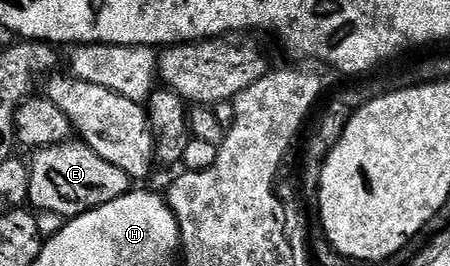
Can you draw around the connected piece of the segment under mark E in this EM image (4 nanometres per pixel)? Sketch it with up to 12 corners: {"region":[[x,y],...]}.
{"region":[[82,141],[40,147],[27,198],[64,217],[109,205],[133,180]]}

